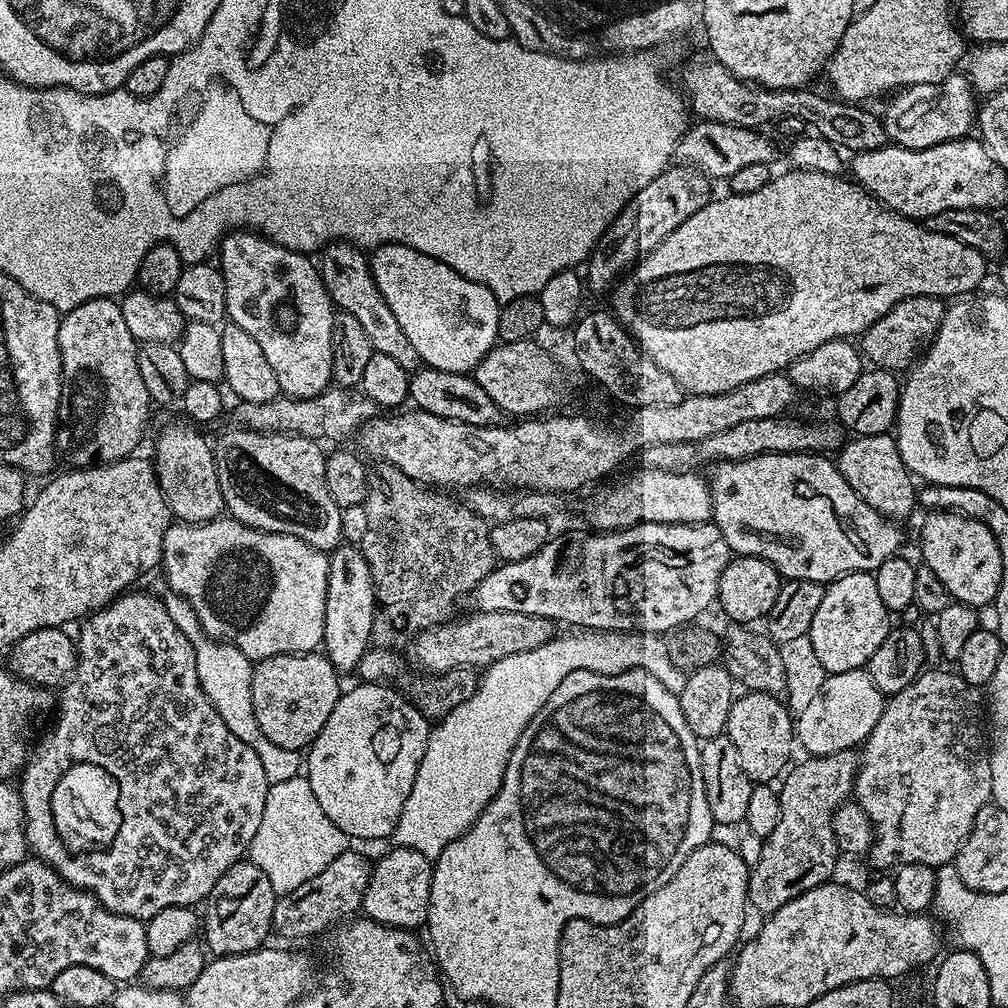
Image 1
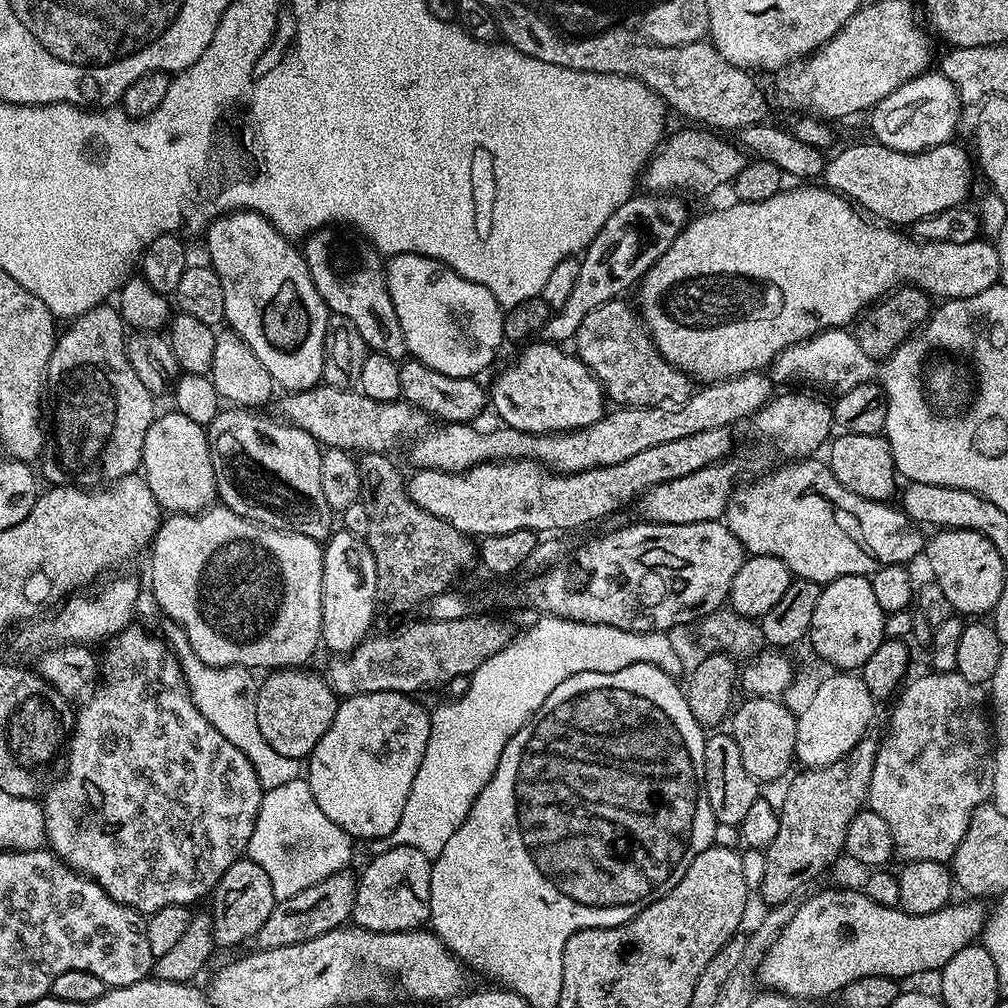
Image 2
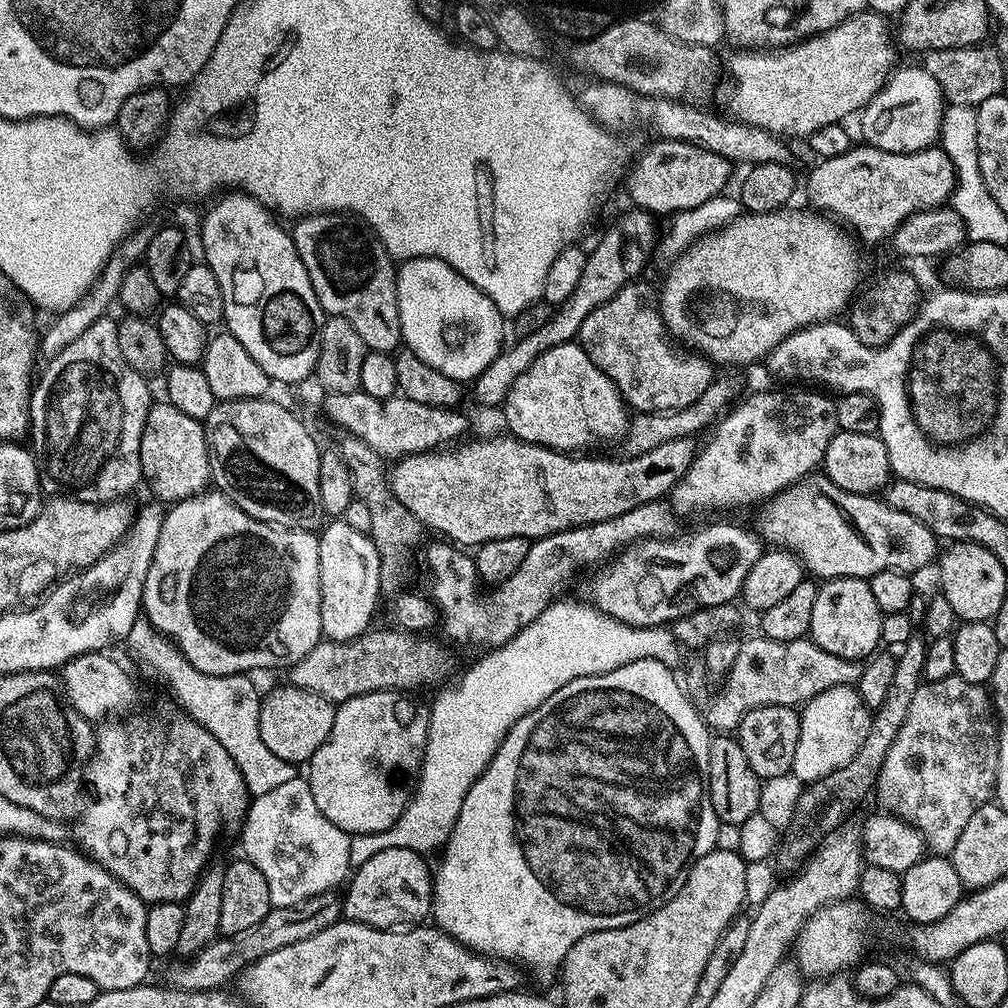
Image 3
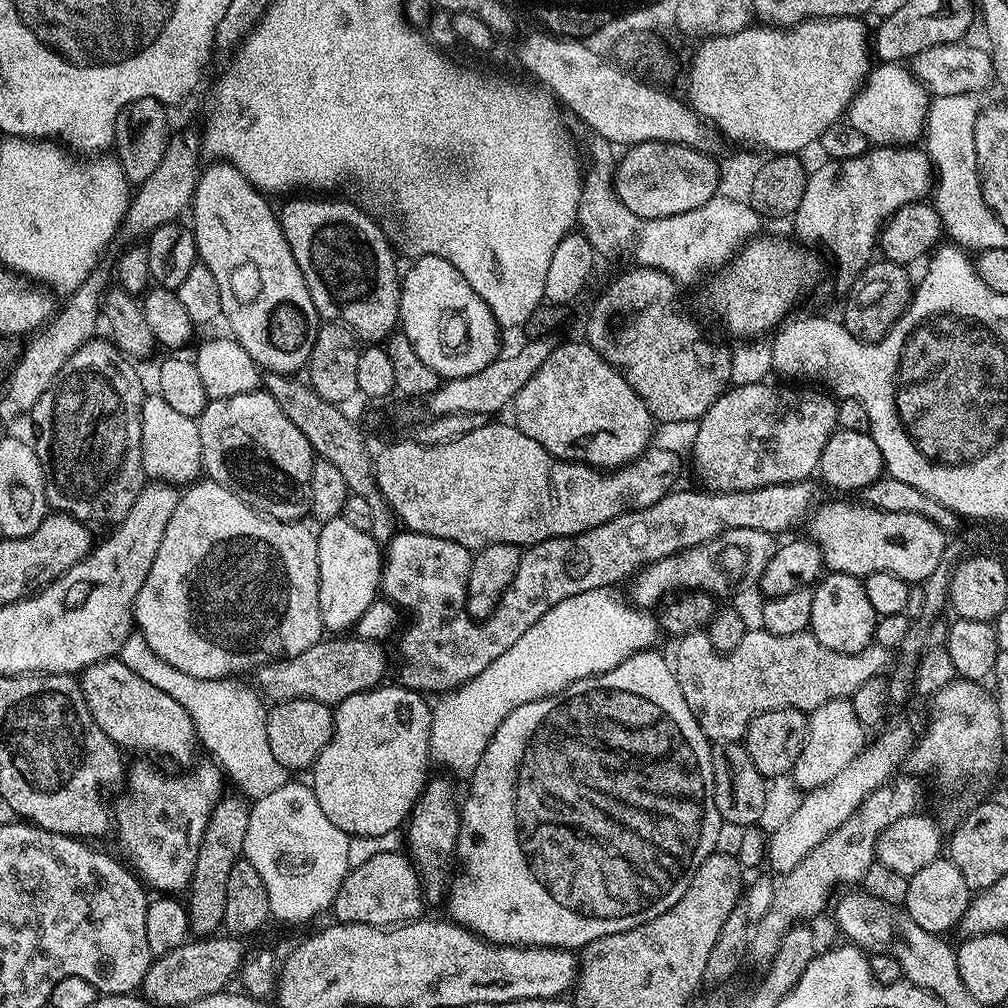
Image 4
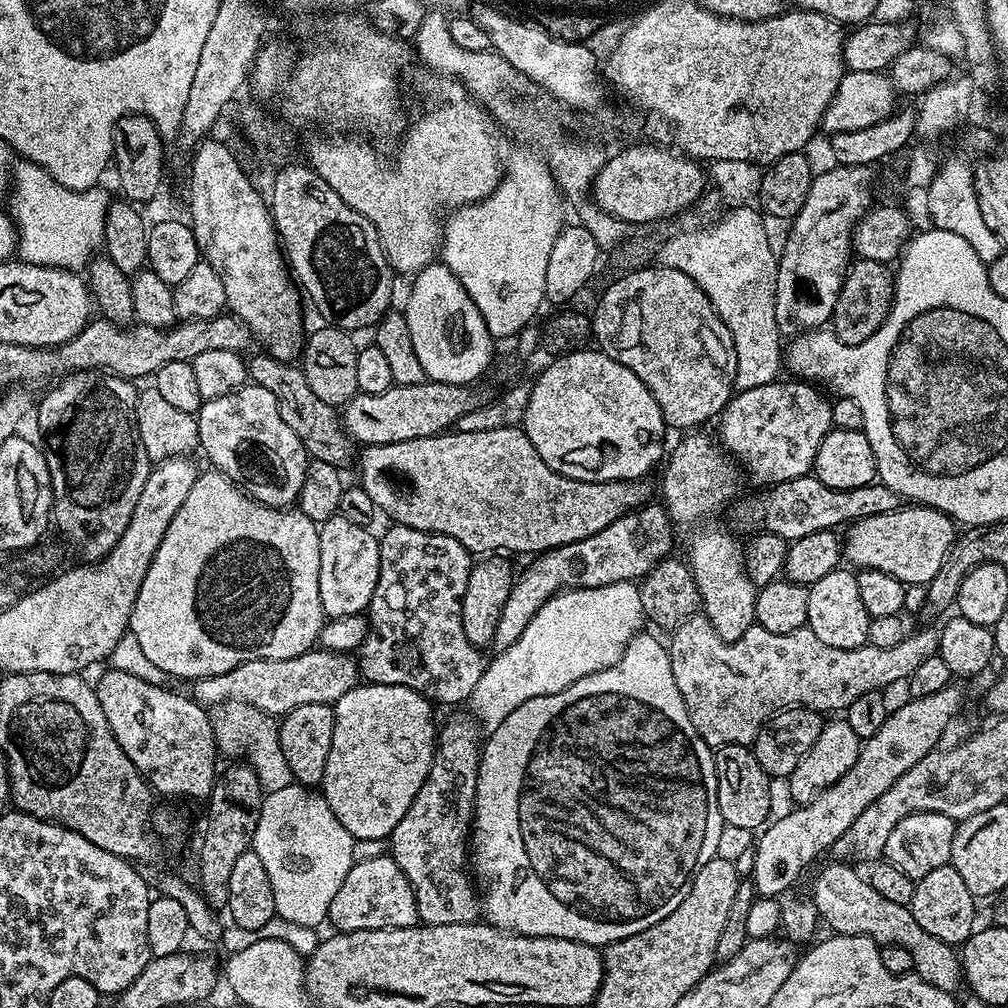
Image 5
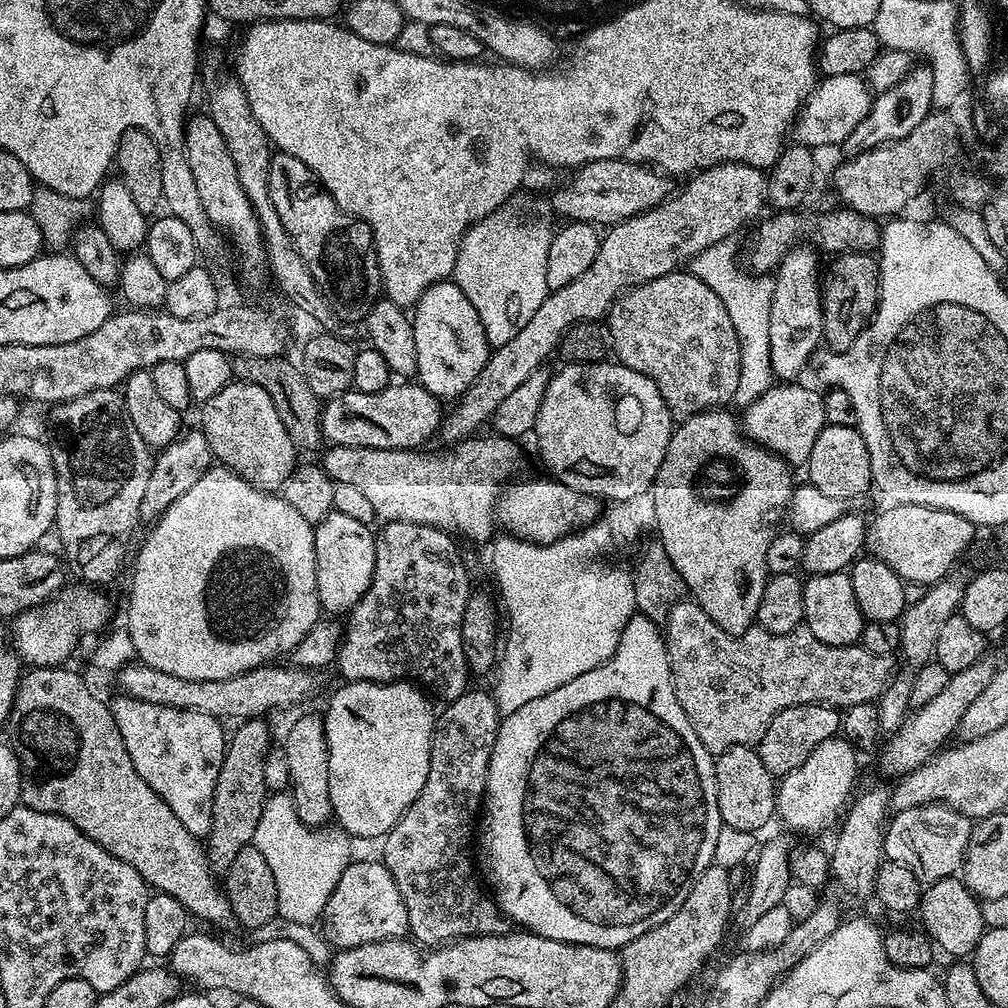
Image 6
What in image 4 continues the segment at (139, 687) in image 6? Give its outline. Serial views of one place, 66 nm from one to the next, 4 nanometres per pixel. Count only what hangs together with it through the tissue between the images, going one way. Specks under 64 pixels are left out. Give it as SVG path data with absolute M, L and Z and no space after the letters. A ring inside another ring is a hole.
M322 638L314 646L310 646L310 650L294 658L259 665L254 672L255 687L269 701L272 699L272 702L317 700L329 706L341 704L343 700L359 692L381 687L383 680L380 679L388 672L385 645L375 640L344 639L348 638Z

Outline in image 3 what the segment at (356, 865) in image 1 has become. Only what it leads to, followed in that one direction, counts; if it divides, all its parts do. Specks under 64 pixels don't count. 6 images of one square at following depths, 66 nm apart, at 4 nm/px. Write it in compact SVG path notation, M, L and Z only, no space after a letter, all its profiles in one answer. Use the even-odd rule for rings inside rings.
M335 891L323 892L321 896L310 898L299 908L273 908L250 930L242 930L237 936L217 938L206 945L195 956L189 956L183 962L176 962L168 972L167 983L173 988L181 988L187 992L210 992L223 989L237 979L244 969L249 968L255 960L261 960L274 950L282 950L282 946L290 946L294 942L302 942L302 938L310 938L318 934L318 930L326 930L326 926L336 923L342 916L342 900Z

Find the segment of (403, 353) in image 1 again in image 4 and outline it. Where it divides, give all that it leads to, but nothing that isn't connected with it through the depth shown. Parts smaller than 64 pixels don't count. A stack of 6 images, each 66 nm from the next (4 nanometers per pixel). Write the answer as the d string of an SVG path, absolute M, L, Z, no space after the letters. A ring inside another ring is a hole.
M296 194L288 198L293 200L279 205L278 219L282 234L286 234L286 242L290 242L294 262L298 262L302 278L306 278L306 286L310 290L316 311L324 318L338 318L339 323L352 329L361 341L387 341L397 331L400 323L402 272L401 269L396 269L396 256L392 253L383 230L348 200L311 200L308 196L311 195Z

